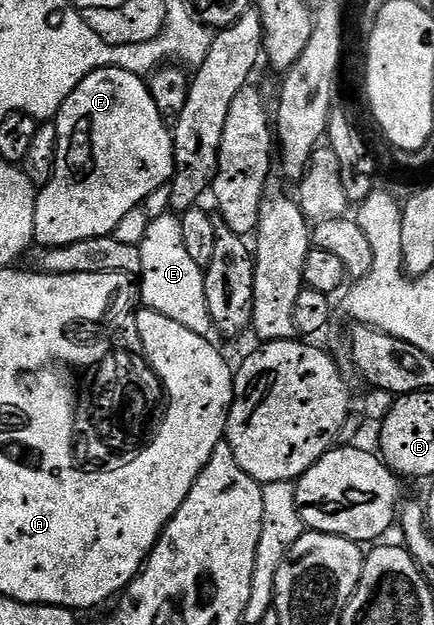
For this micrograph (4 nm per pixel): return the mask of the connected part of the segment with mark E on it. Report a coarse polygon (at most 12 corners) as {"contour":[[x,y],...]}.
{"contour":[[151,219],[138,244],[140,300],[209,337],[206,273],[182,221]]}

